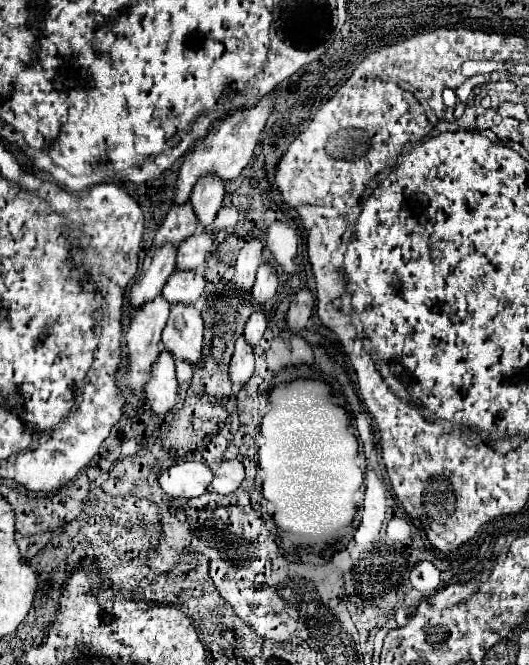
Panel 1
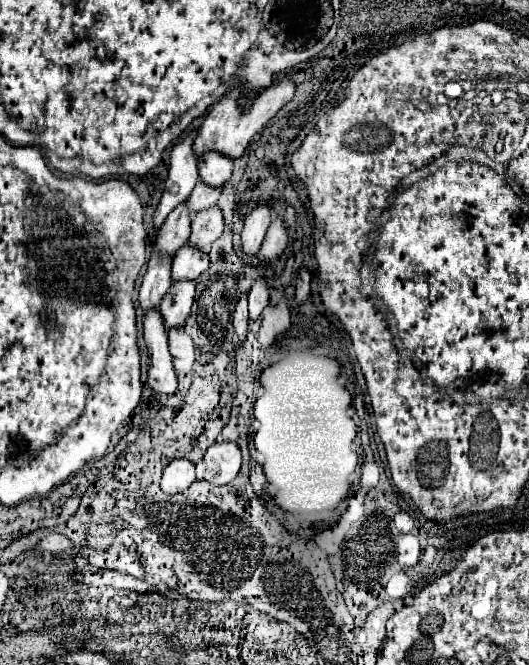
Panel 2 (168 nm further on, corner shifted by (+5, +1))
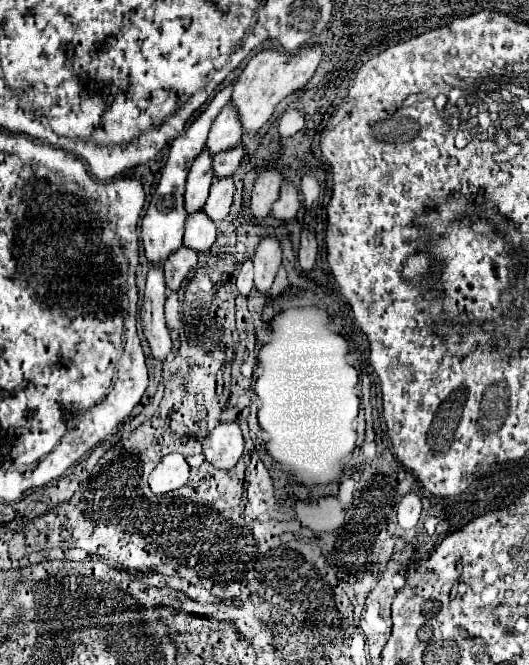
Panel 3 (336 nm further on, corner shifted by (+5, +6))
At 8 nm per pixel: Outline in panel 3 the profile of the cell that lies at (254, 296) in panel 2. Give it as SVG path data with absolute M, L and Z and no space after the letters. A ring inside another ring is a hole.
M262 238L254 252L254 284L260 292L268 292L282 262L282 248L276 238Z

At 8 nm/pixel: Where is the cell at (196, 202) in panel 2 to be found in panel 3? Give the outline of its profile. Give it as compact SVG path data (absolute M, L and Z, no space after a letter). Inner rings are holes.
M238 144L226 152L218 152L214 156L214 174L216 178L222 178L222 176L232 176L240 162L242 162L242 156L244 156L244 146Z

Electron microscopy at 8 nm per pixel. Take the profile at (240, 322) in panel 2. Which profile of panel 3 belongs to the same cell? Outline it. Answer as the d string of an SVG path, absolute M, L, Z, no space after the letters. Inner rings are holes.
M246 260L242 264L236 286L238 286L240 294L250 294L250 290L252 290L252 260Z

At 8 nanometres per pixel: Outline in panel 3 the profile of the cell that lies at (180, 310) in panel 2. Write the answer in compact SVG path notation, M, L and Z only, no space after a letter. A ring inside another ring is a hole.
M180 246L176 252L172 252L164 260L162 268L166 274L168 290L178 290L182 286L188 272L196 266L196 260L198 260L198 252L192 248L186 248L186 246Z

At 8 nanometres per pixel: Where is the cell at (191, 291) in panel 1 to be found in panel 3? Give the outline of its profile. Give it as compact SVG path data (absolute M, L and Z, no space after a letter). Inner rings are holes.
M198 210L188 216L186 220L186 232L184 232L184 244L190 244L190 248L198 248L198 252L208 250L216 240L216 224L212 222L206 212Z

